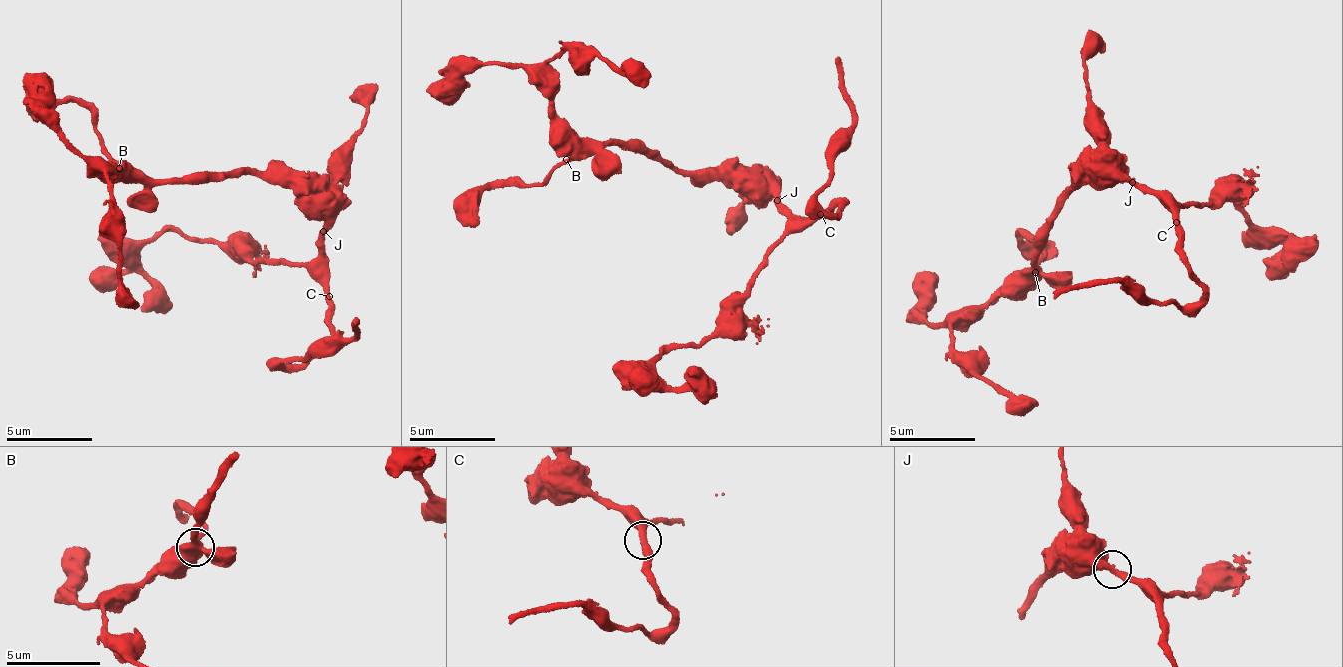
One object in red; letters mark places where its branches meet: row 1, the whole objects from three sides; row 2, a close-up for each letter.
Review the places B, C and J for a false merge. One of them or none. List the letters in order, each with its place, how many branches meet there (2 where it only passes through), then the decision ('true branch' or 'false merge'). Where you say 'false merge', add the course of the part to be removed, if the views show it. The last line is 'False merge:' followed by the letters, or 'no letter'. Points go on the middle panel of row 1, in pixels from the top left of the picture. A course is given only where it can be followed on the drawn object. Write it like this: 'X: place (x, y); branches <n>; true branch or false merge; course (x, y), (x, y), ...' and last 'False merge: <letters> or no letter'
B: place (566, 159); branches 2; true branch
C: place (820, 214); branches 2; true branch
J: place (777, 200); branches 2; true branch
False merge: no letter

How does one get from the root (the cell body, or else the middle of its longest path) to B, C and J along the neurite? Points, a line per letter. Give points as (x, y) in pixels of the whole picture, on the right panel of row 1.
B: (1092, 174), (1062, 202), (1040, 240), (1036, 248), (1038, 254), (1027, 271), (1029, 274), (1035, 272)
C: (1092, 174), (1096, 170), (1119, 181), (1122, 177), (1165, 199), (1169, 211), (1174, 214), (1174, 221)
J: (1092, 174), (1096, 170), (1119, 181), (1122, 177), (1134, 183)

